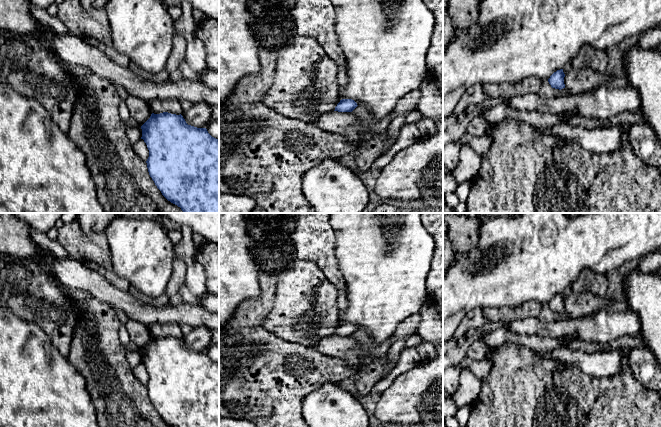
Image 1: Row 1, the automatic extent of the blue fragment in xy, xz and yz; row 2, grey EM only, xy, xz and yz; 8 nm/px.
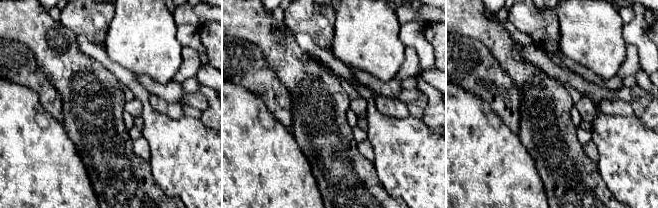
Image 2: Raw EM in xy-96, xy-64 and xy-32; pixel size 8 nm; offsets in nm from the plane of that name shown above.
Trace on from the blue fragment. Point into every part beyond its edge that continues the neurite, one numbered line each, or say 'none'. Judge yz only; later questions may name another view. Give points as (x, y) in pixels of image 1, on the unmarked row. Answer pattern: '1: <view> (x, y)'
none

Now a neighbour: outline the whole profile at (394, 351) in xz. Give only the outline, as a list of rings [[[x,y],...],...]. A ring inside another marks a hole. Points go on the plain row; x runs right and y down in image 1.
[[[404,339],[397,340],[393,342],[392,346],[389,348],[387,353],[388,364],[386,366],[386,373],[383,374],[382,378],[386,378],[391,370],[397,365],[400,353],[404,349],[405,341]]]

